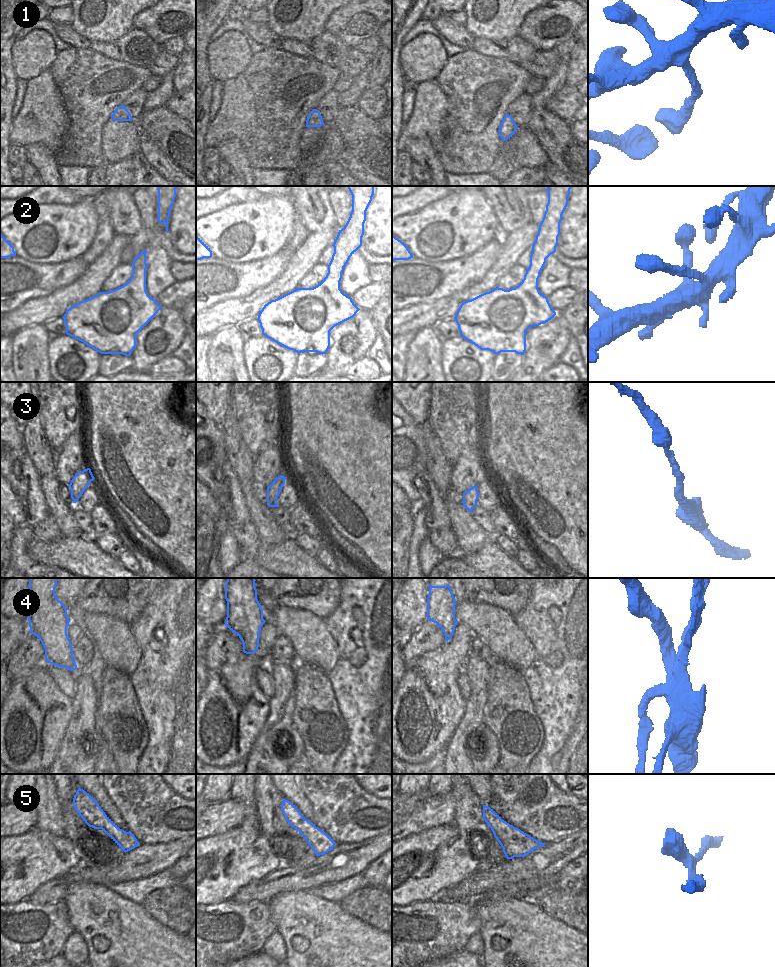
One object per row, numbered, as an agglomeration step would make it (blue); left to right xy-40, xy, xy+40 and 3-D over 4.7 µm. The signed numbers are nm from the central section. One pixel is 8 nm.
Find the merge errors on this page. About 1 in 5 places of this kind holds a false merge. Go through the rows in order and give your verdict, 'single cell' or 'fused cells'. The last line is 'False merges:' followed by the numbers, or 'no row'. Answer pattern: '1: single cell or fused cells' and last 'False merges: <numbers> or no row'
1: single cell
2: single cell
3: single cell
4: fused cells
5: single cell
False merges: 4

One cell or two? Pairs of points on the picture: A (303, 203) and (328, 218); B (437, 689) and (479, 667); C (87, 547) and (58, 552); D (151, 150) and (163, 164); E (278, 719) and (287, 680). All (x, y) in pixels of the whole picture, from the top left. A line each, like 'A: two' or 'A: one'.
A: one
B: two
C: one
D: one
E: one

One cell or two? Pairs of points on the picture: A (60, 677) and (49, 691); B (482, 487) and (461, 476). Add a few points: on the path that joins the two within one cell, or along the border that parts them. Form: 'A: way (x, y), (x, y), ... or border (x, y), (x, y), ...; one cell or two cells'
A: border (41, 665), (48, 671), (56, 685), (70, 698); two cells
B: border (490, 472), (485, 474), (477, 485); two cells

